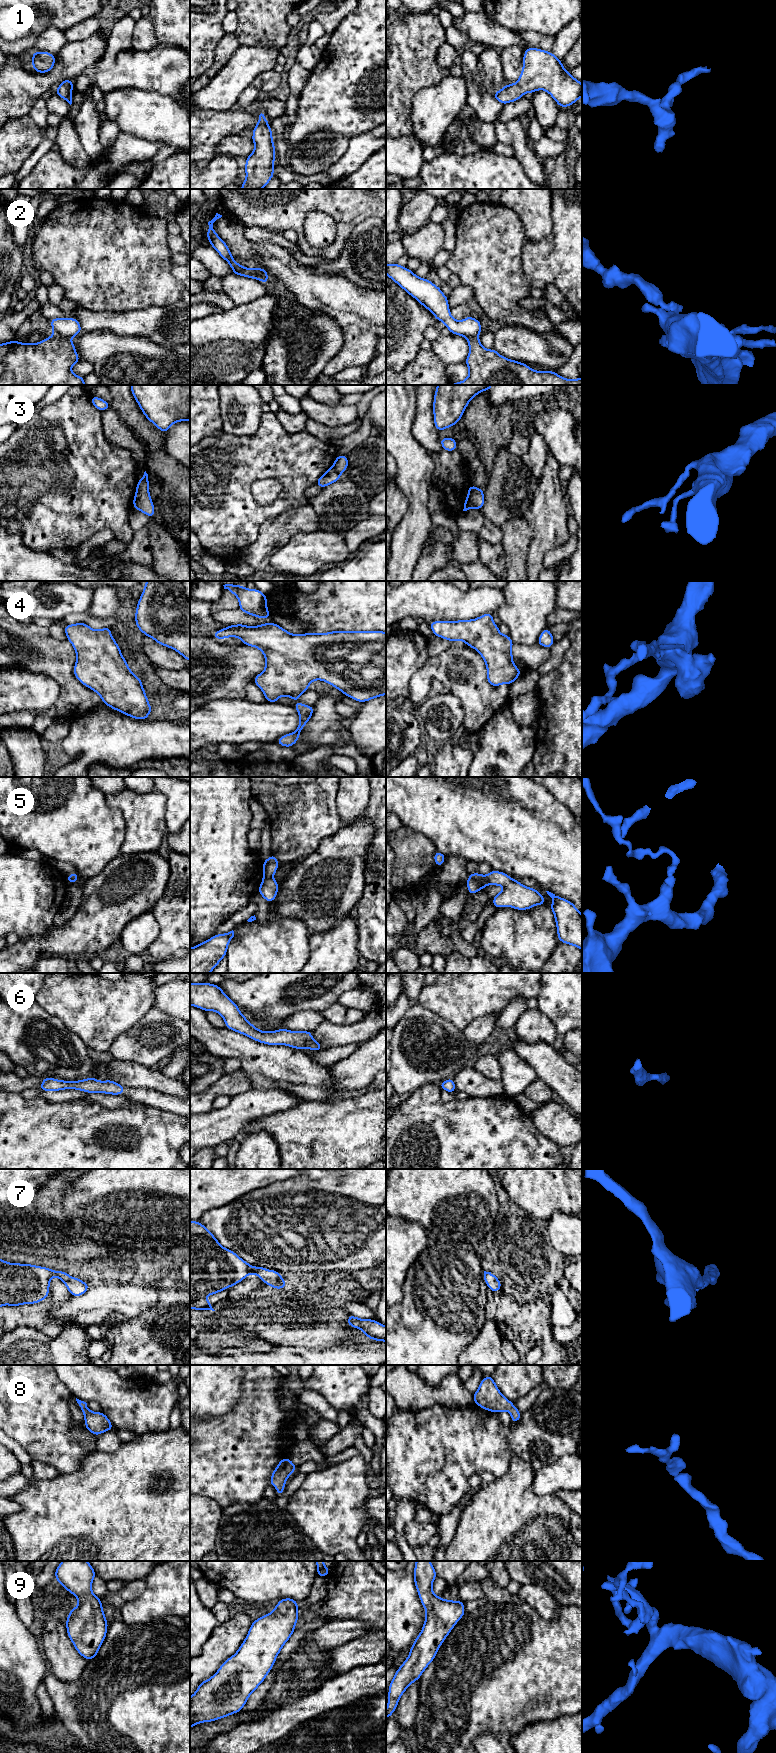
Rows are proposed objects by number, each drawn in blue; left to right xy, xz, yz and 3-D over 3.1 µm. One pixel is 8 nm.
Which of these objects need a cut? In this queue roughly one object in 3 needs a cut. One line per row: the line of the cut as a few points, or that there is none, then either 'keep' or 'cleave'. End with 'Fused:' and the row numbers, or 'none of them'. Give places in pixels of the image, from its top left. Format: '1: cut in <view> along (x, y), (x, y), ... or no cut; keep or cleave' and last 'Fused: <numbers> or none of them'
1: no cut; keep
2: cut in xy along (54, 333), (69, 339); cleave
3: cut in yz along (475, 487), (470, 493), (470, 501), (473, 507); cleave
4: no cut; keep
5: cut in xz along (264, 877), (271, 878); cleave
6: no cut; keep
7: no cut; keep
8: no cut; keep
9: no cut; keep
Fused: 2, 3, 5

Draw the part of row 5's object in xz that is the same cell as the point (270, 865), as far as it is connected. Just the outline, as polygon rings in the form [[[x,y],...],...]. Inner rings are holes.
[[[272,854],[268,859],[263,860],[263,878],[272,878],[272,876],[276,873],[278,866],[277,857],[274,854]]]

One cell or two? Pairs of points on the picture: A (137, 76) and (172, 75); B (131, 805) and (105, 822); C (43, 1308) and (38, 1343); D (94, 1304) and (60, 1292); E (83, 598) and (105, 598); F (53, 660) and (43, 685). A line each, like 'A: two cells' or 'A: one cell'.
A: one cell
B: two cells
C: two cells
D: two cells
E: two cells
F: two cells

